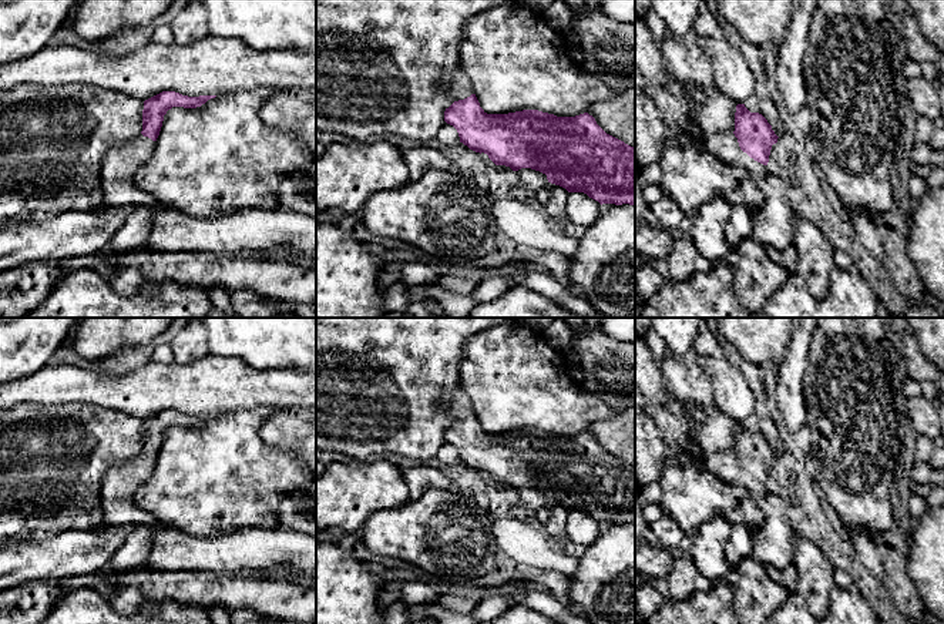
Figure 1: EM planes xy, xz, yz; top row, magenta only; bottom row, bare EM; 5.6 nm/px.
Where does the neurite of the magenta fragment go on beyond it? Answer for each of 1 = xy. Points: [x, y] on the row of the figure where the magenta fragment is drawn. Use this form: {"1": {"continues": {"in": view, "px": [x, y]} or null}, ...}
{"1": {"continues": {"in": "xy", "px": [121, 163]}}}

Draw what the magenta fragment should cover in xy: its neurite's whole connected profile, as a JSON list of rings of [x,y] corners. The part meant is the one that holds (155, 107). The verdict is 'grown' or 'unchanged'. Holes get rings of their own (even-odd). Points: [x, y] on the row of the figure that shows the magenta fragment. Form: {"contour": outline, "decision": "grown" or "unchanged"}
{"contour": [[[162,91],[144,101],[142,131],[121,145],[112,147],[101,164],[101,187],[107,208],[154,207],[155,199],[135,185],[137,171],[150,160],[159,135],[164,115],[172,107],[196,108],[216,95],[188,97]]], "decision": "grown"}

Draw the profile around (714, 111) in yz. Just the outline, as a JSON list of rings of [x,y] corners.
[[[689,85],[688,93],[693,110],[693,121],[705,138],[715,132],[735,131],[736,101],[725,95],[719,88],[706,93]]]

